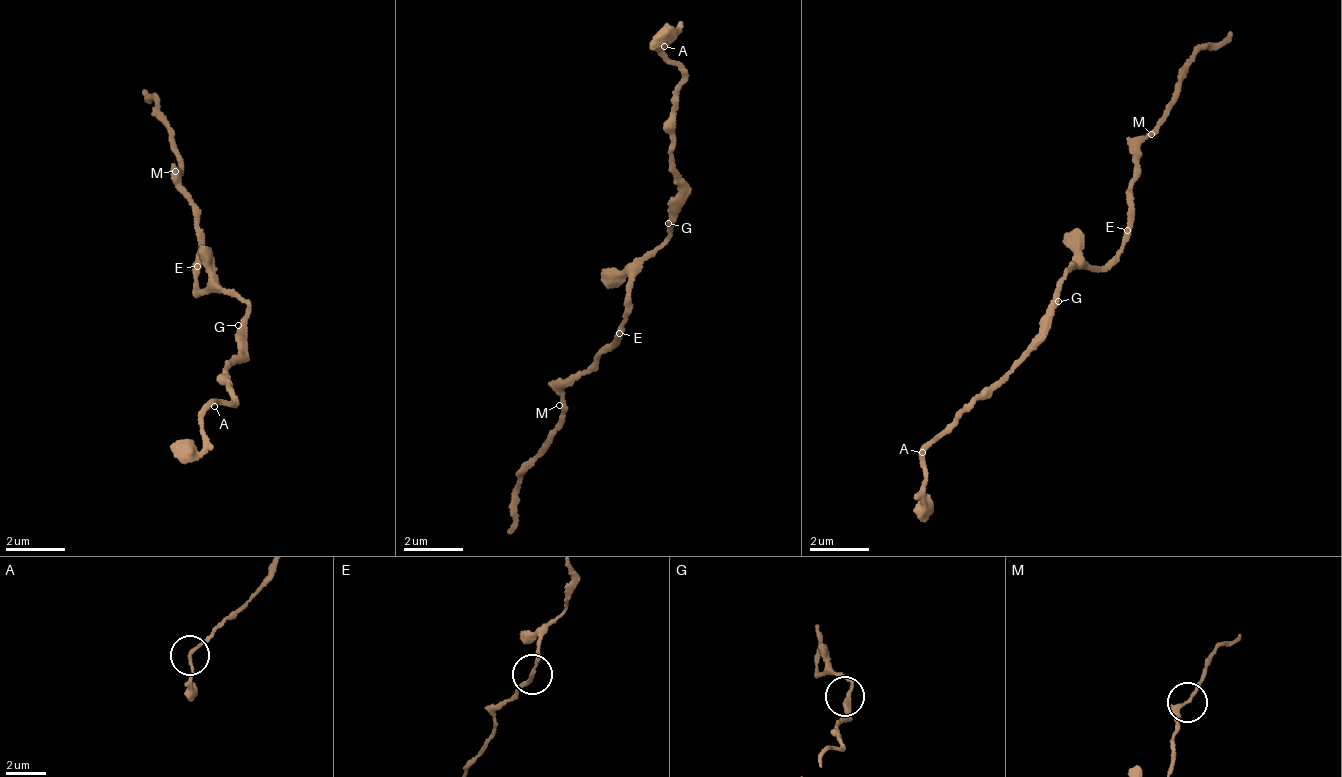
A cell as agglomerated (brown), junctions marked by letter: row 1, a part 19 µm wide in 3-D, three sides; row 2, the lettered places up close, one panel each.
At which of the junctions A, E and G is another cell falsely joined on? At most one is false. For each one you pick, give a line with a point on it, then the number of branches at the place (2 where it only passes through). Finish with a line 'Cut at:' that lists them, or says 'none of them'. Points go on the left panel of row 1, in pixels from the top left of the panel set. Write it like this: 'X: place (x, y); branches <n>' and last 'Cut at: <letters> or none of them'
Cut at: none of them

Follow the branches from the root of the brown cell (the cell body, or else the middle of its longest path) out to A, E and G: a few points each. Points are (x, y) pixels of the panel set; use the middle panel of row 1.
A: (631, 274), (631, 268), (678, 222), (675, 211), (681, 205), (681, 177), (671, 144), (681, 81), (664, 46)
E: (631, 274), (631, 288), (625, 307), (628, 318), (618, 333)
G: (631, 274), (631, 268), (661, 243), (671, 228), (668, 223)

